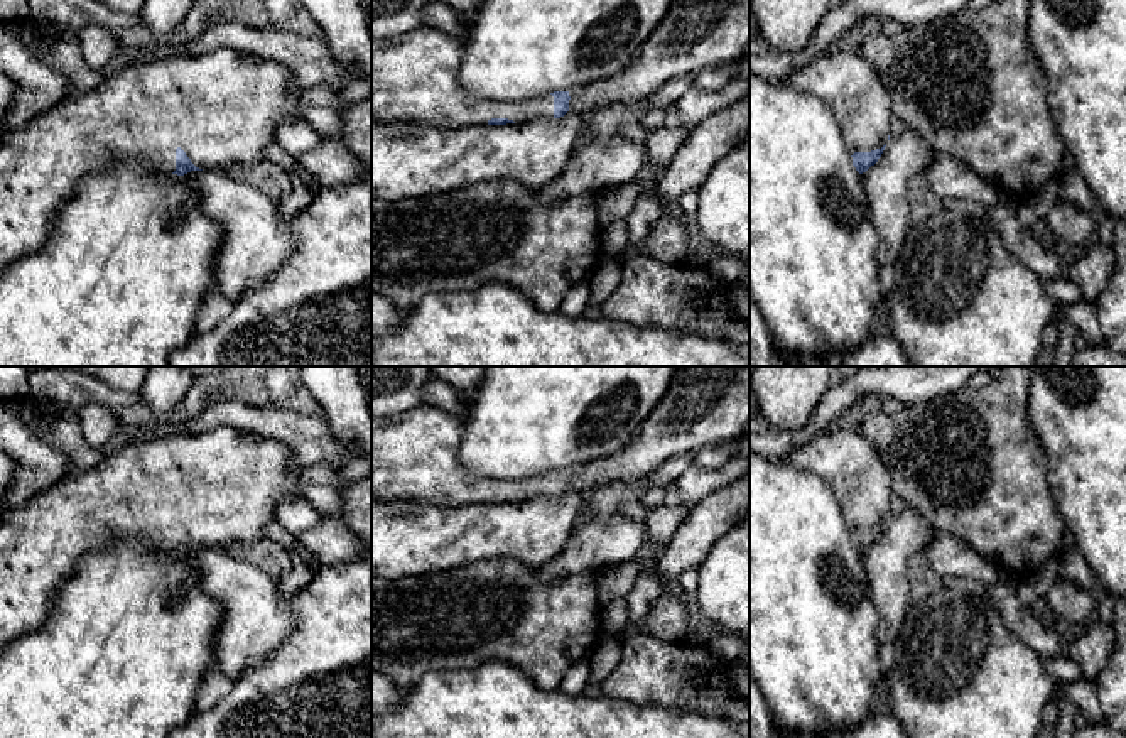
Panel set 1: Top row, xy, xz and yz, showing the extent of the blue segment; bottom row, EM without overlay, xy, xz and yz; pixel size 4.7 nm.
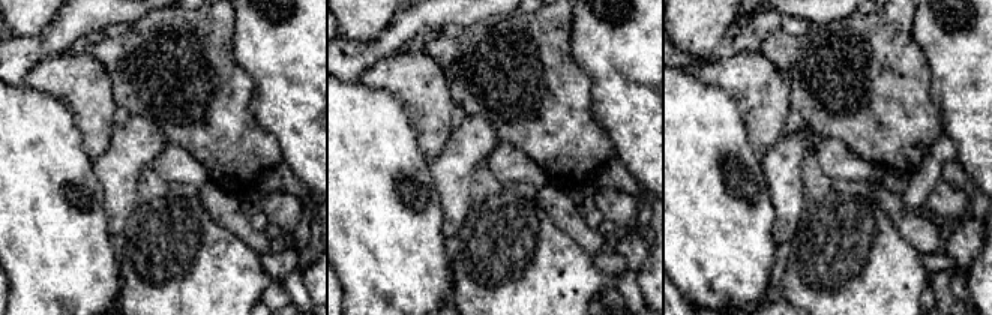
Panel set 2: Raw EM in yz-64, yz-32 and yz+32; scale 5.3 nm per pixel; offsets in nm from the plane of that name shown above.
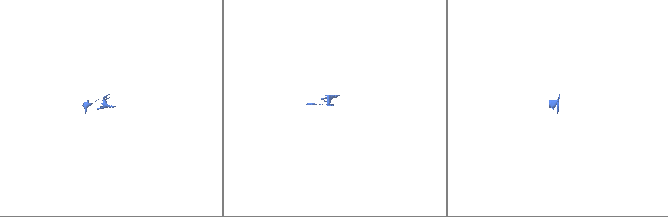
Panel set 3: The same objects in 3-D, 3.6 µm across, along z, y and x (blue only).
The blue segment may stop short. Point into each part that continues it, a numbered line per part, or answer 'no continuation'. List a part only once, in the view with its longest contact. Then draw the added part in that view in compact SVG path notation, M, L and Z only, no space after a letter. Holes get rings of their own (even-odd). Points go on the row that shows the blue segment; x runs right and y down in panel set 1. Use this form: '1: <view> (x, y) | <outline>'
1: xy (221, 108) | M228 47L216 49L201 56L177 56L171 54L167 57L152 59L152 61L138 61L133 64L127 64L122 71L106 76L105 81L95 90L73 95L71 98L57 103L46 113L39 115L25 127L5 132L0 137L0 272L10 265L12 262L30 255L44 247L47 241L51 230L54 226L54 218L61 208L61 204L73 196L79 182L95 174L96 171L105 171L110 164L123 164L123 162L140 162L150 164L155 171L160 172L174 172L176 171L176 149L181 147L191 162L199 169L225 169L231 164L252 164L263 160L263 149L275 142L275 130L284 122L302 120L300 105L302 105L302 91L290 88L290 73L282 68L279 62L255 59L236 52Z

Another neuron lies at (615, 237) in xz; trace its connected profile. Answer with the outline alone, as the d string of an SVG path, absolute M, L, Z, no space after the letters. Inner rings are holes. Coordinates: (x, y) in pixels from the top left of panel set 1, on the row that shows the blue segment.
M614 221L601 233L603 252L609 255L620 253L628 243L626 221Z

